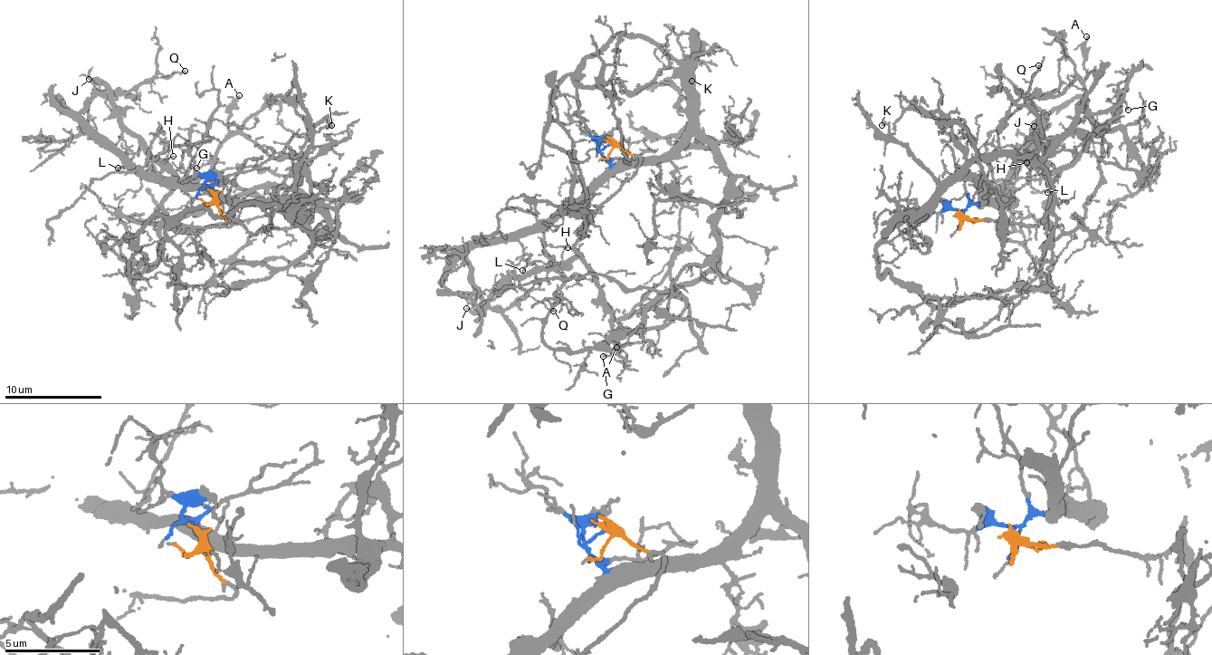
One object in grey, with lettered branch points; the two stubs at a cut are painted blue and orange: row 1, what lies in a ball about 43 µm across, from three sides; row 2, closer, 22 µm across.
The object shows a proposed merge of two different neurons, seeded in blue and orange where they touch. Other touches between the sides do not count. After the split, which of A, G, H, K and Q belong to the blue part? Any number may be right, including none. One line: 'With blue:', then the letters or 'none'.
With blue: K, Q

